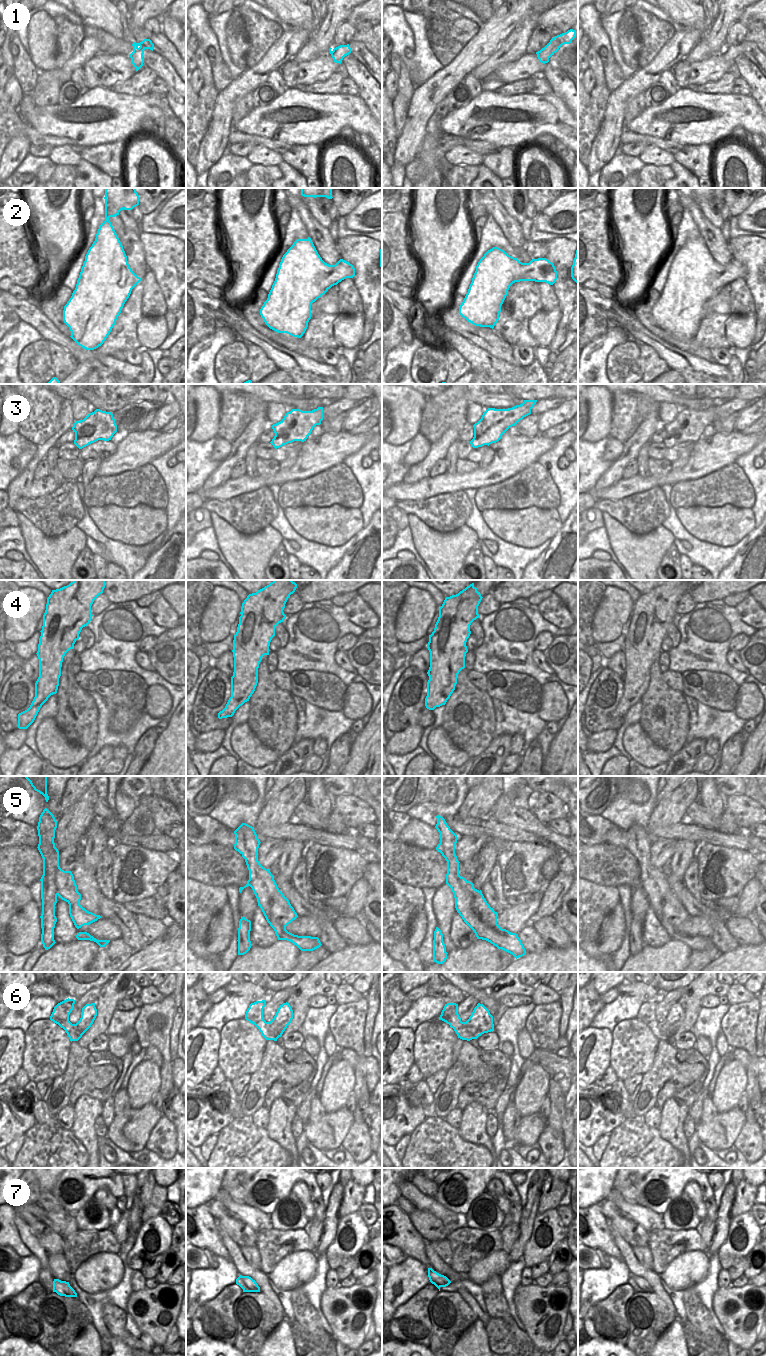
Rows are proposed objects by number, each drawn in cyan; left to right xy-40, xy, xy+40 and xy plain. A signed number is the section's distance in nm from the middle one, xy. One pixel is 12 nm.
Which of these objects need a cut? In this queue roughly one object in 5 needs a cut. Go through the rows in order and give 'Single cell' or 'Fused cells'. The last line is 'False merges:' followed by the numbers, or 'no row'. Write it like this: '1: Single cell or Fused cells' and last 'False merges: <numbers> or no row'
1: Single cell
2: Single cell
3: Single cell
4: Single cell
5: Fused cells
6: Fused cells
7: Single cell
False merges: 5, 6

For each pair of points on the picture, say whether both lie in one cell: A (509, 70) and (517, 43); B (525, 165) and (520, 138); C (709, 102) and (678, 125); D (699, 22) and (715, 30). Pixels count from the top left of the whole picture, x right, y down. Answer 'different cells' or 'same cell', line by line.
A: different cells
B: different cells
C: same cell
D: different cells

